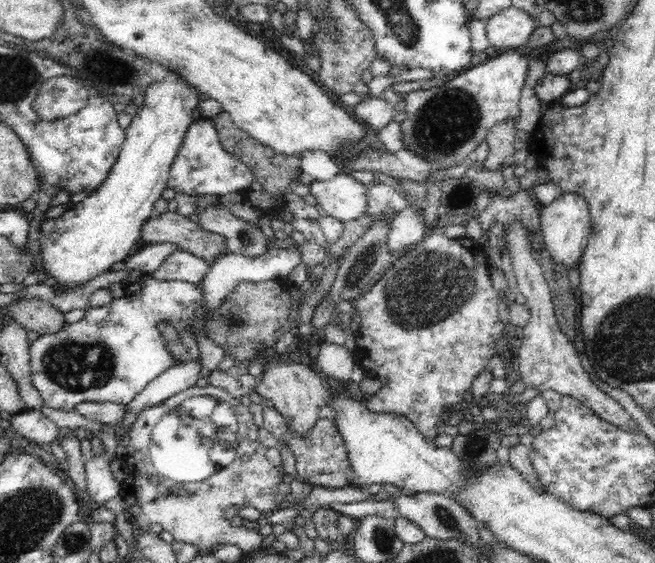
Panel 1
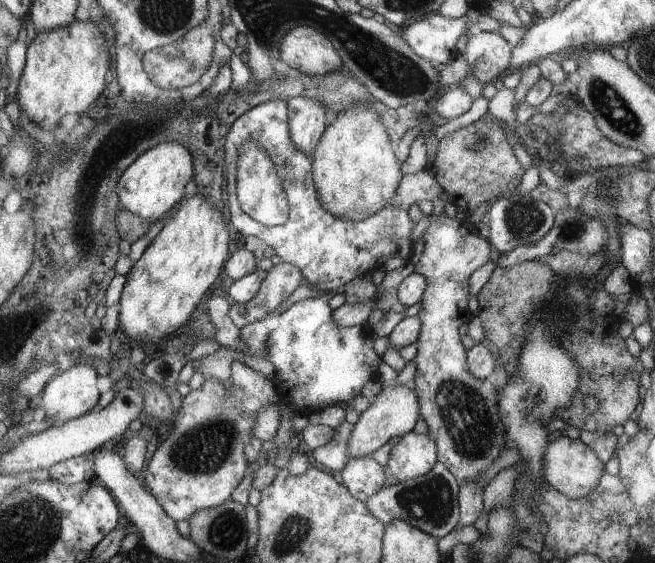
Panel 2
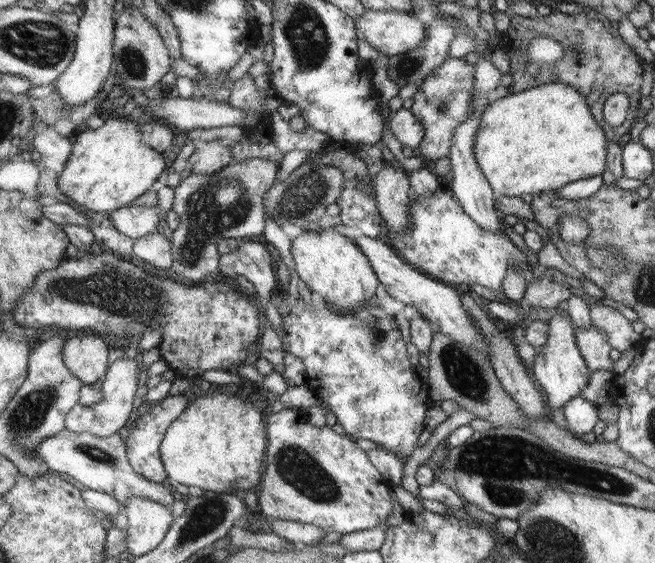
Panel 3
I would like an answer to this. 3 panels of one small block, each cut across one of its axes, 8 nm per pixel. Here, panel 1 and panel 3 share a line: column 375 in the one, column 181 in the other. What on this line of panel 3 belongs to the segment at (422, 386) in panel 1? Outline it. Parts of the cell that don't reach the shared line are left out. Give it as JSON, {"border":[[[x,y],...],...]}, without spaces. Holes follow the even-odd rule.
{"border":[[[104,250],[101,254],[78,253],[74,258],[64,257],[57,268],[41,272],[32,287],[15,303],[14,321],[18,327],[30,327],[38,331],[56,326],[64,330],[92,330],[96,335],[115,341],[120,348],[131,345],[142,337],[145,331],[160,328],[162,340],[156,348],[161,359],[168,363],[178,377],[201,381],[206,371],[219,370],[235,372],[244,365],[244,354],[250,342],[260,334],[258,310],[252,302],[248,302],[240,292],[230,290],[227,284],[219,280],[200,282],[200,284],[184,283],[181,280],[160,278],[152,275],[130,260],[120,258],[111,251]],[[186,392],[177,395],[169,394],[163,401],[153,404],[151,411],[139,417],[136,427],[129,430],[130,435],[126,438],[128,458],[133,463],[134,470],[152,480],[152,482],[163,482],[168,477],[165,463],[162,462],[161,458],[161,443],[169,430],[169,426],[185,412],[189,404],[190,400],[188,400]]]}

